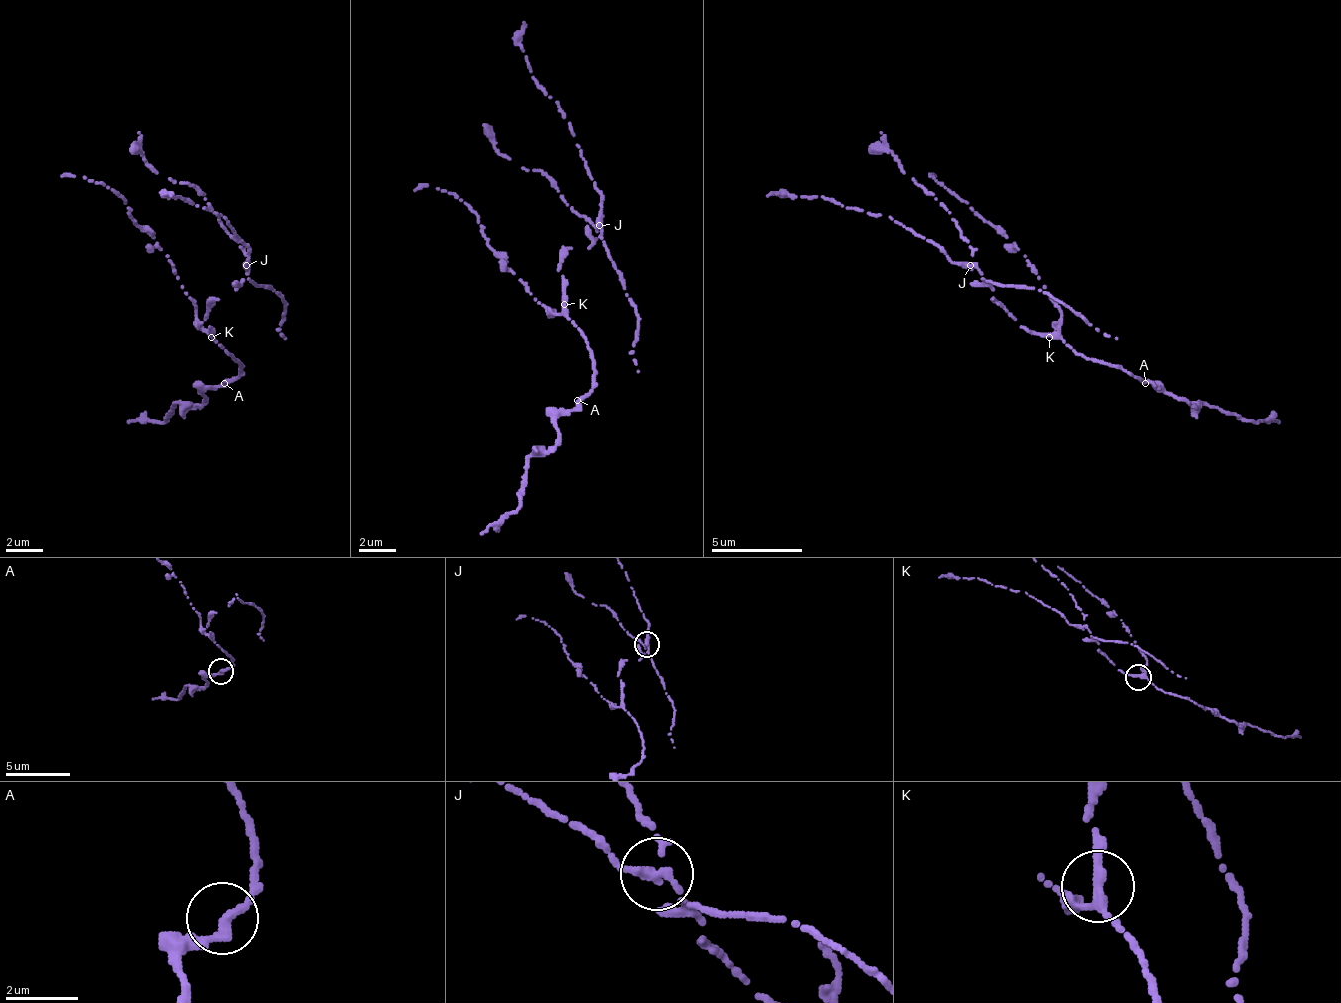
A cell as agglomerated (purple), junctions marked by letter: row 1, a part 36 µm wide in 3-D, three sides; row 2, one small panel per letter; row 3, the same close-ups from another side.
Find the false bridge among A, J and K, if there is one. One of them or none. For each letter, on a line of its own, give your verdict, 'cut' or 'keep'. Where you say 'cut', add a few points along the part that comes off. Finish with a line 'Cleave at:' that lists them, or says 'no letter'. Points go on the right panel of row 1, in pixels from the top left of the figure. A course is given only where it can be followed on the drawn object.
A: keep
J: cut | (971, 264), (953, 264), (935, 246), (880, 214), (820, 195), (765, 195)
K: keep
Cleave at: J

